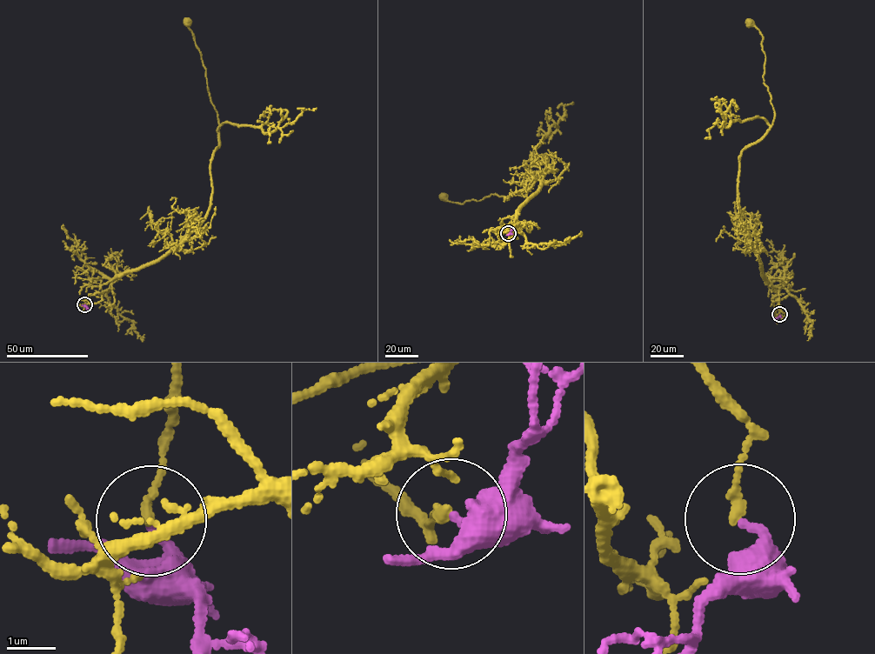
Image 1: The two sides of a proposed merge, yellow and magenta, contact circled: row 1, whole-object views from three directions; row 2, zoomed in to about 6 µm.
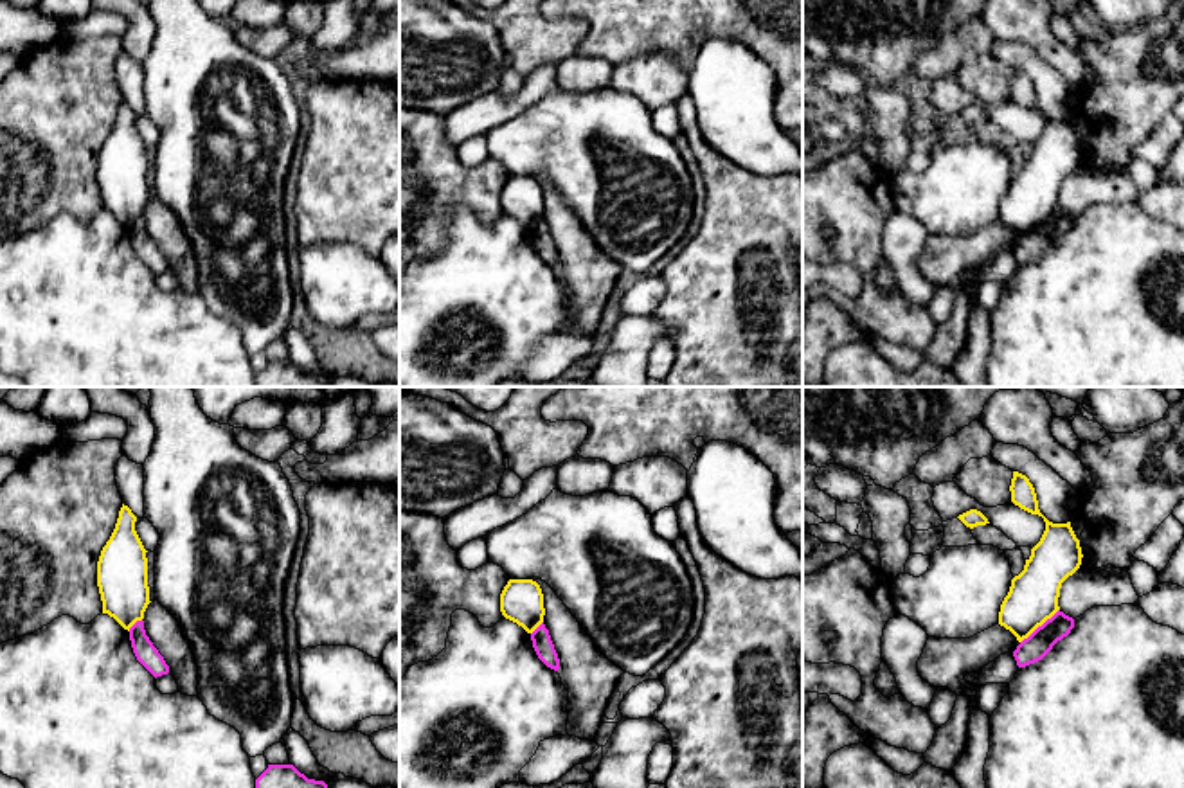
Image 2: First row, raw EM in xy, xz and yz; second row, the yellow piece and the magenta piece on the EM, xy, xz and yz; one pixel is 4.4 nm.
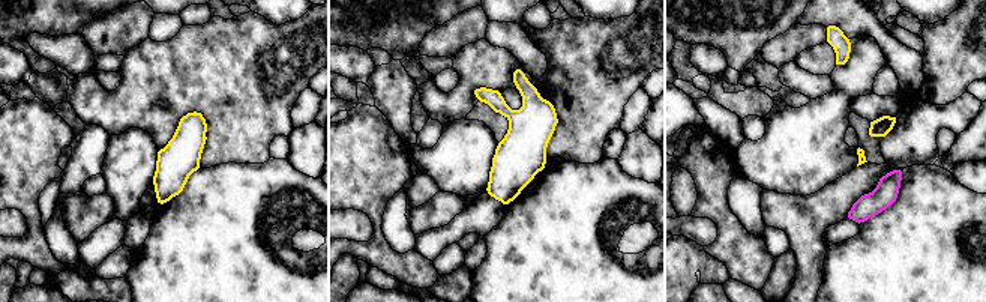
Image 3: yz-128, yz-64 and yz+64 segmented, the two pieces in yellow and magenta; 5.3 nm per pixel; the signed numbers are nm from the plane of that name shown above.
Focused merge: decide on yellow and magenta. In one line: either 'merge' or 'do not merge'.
do not merge

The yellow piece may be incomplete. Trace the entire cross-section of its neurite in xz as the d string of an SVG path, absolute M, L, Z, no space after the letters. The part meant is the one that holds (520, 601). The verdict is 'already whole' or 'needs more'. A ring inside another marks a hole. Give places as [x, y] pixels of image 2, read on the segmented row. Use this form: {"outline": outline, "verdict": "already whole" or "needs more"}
{"outline": "M509 579L500 594L500 612L527 633L533 633L545 615L540 585L533 579Z", "verdict": "already whole"}

